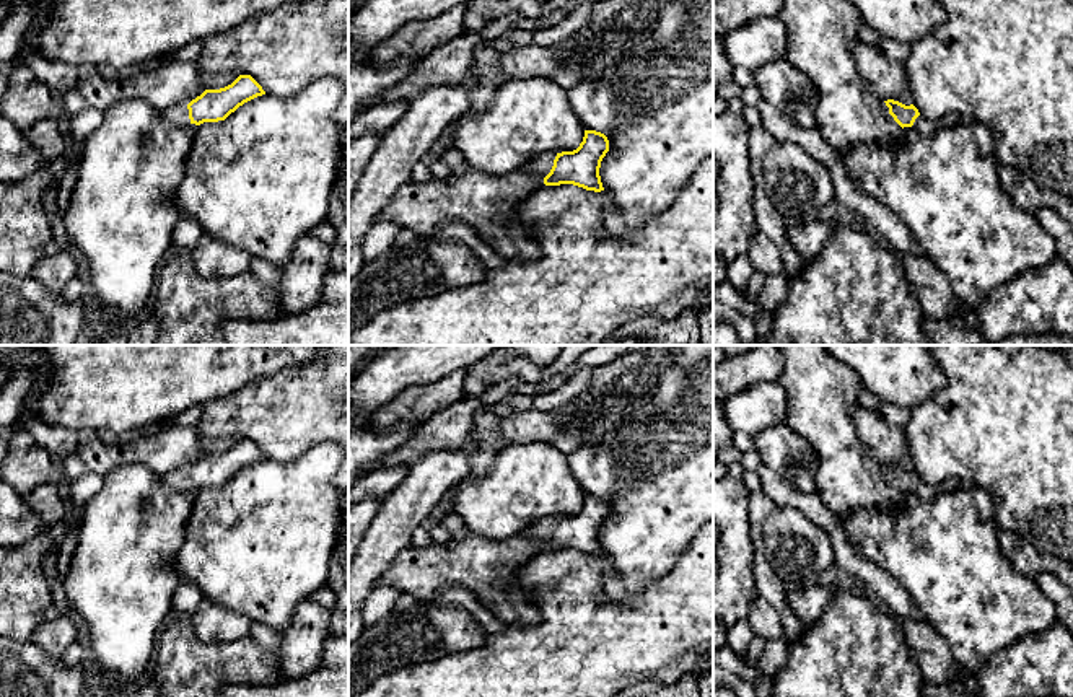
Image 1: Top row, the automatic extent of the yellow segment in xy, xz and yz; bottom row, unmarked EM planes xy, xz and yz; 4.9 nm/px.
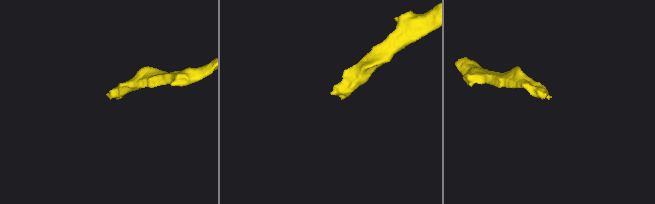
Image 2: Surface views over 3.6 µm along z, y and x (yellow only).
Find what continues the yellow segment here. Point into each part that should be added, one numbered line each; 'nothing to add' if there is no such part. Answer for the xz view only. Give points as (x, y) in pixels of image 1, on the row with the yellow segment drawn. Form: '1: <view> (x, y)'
1: xz (543, 165)

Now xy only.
1: xy (178, 114)

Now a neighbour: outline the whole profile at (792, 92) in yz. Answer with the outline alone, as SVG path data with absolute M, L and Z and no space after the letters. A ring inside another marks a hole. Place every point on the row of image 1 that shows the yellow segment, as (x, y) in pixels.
M788 59L770 62L752 73L755 90L764 101L801 127L816 127L819 96L809 75L796 68Z

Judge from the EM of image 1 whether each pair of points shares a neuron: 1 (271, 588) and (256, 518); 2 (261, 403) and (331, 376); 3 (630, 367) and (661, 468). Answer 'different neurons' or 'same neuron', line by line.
1: same neuron
2: same neuron
3: different neurons

